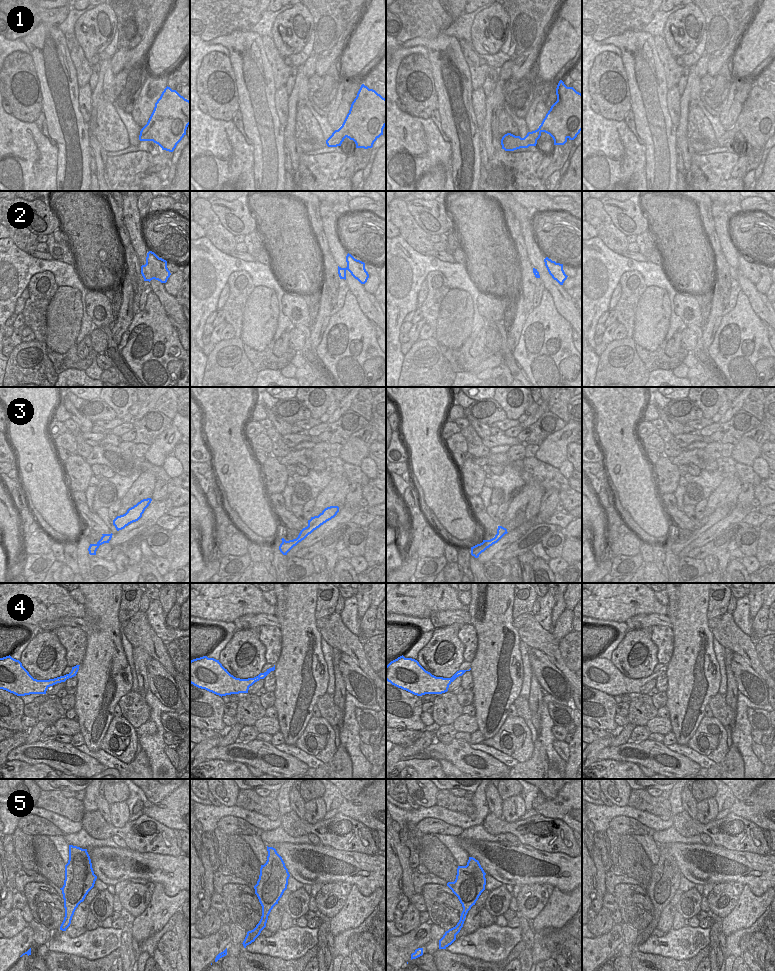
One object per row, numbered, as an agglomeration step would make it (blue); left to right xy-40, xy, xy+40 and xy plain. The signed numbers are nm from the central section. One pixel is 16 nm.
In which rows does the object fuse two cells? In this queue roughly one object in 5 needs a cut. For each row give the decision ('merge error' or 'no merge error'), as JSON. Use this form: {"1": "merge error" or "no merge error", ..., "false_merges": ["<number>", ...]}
{"1": "no merge error", "2": "merge error", "3": "no merge error", "4": "no merge error", "5": "no merge error", "false_merges": ["2"]}

